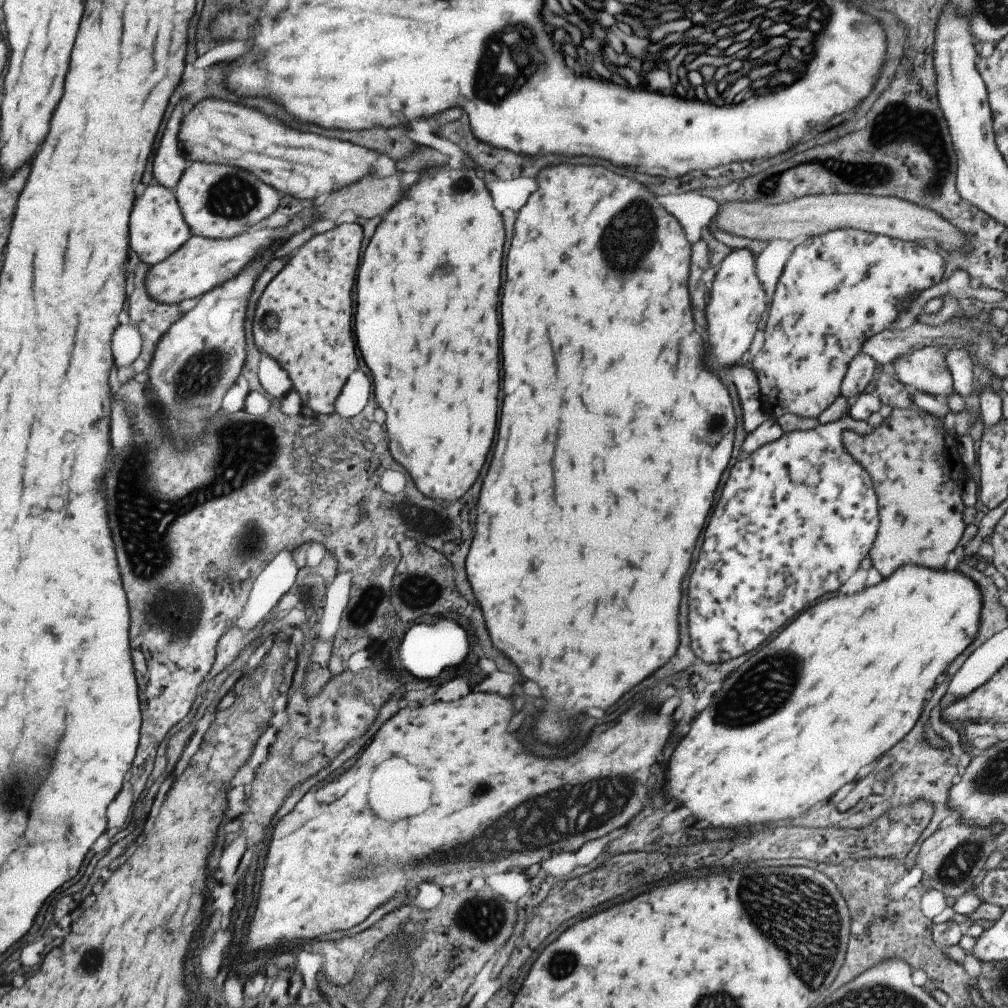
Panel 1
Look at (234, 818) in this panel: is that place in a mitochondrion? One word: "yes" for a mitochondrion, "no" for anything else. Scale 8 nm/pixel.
no

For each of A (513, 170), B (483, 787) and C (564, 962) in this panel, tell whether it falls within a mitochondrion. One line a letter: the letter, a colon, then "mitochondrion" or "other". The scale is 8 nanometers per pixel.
A: other
B: mitochondrion
C: mitochondrion

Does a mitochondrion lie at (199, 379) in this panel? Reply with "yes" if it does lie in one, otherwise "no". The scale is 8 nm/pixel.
yes

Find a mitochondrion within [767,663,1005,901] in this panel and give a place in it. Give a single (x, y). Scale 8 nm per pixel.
(955, 867)

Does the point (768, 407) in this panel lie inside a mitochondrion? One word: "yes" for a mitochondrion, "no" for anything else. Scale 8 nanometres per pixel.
no

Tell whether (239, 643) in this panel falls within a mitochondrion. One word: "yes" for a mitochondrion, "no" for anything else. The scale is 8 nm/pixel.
no

